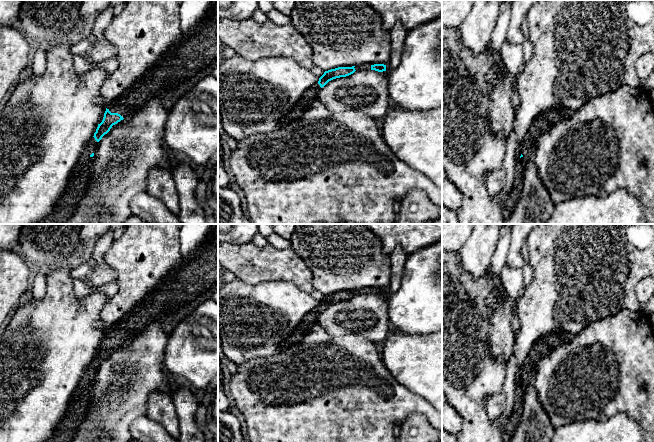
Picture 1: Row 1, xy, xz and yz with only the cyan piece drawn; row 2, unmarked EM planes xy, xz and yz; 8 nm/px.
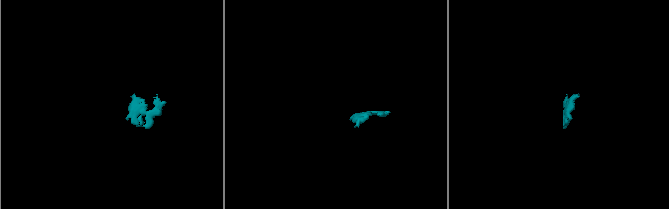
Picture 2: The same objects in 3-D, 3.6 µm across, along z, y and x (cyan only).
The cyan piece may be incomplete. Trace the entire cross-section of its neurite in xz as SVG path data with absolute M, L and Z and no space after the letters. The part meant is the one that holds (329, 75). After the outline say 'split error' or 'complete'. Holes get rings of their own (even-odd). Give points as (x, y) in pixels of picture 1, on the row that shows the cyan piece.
M366 63L352 67L338 67L325 71L324 74L319 78L319 81L315 83L312 87L310 87L301 97L299 102L281 119L281 123L286 124L292 120L300 118L309 107L311 101L317 98L319 90L324 87L329 81L336 78L349 76L355 71L361 70L375 70L387 76L391 69L389 63Z | split error

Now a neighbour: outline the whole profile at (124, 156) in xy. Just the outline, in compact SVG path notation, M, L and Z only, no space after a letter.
M158 96L151 97L135 114L113 125L97 142L88 187L66 224L124 224L129 219L133 197L146 192L149 171L154 167L172 169L164 142L167 116L168 110Z

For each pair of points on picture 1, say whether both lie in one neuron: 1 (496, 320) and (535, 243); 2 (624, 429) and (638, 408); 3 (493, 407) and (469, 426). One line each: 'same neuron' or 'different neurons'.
1: different neurons
2: different neurons
3: different neurons

